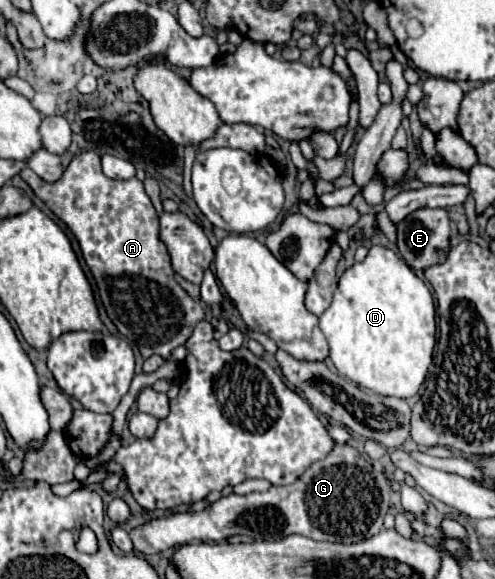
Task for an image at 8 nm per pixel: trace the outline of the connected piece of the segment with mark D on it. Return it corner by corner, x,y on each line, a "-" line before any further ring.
370,246
362,262
354,262
340,278
330,308
320,316
320,330
330,344
330,360
338,374
350,378
362,388
380,396
412,398
432,364
436,344
436,310
428,286
402,262
402,258
384,246

